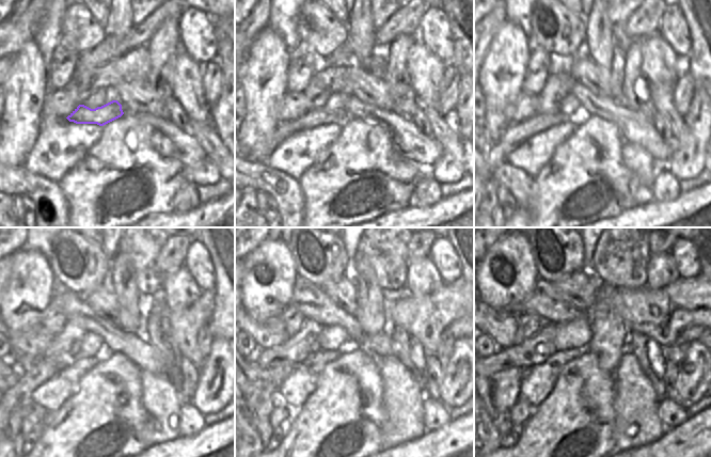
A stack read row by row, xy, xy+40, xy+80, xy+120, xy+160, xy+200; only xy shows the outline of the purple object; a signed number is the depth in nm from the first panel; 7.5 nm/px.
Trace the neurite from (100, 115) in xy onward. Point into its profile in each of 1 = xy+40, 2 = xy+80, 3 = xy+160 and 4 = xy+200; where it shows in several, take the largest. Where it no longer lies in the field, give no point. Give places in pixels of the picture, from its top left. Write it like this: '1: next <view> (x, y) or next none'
1: next xy+40 (314, 117)
2: next xy+80 (518, 132)
3: next xy+160 (278, 375)
4: next xy+200 (495, 405)

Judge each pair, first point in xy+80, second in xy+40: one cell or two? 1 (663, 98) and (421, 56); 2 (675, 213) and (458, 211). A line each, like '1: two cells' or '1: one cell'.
1: two cells
2: one cell

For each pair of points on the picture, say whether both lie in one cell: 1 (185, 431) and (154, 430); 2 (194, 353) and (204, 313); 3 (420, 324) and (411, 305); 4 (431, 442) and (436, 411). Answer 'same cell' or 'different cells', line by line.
1: different cells
2: same cell
3: same cell
4: different cells

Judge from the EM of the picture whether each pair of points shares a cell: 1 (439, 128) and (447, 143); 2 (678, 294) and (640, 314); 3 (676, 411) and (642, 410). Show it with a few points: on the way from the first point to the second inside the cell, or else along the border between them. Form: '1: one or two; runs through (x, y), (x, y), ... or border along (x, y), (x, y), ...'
1: one; runs through (442, 131), (447, 140)
2: one; runs through (668, 295), (661, 302), (650, 302), (648, 304)
3: two; border along (659, 399), (658, 416), (665, 430)

